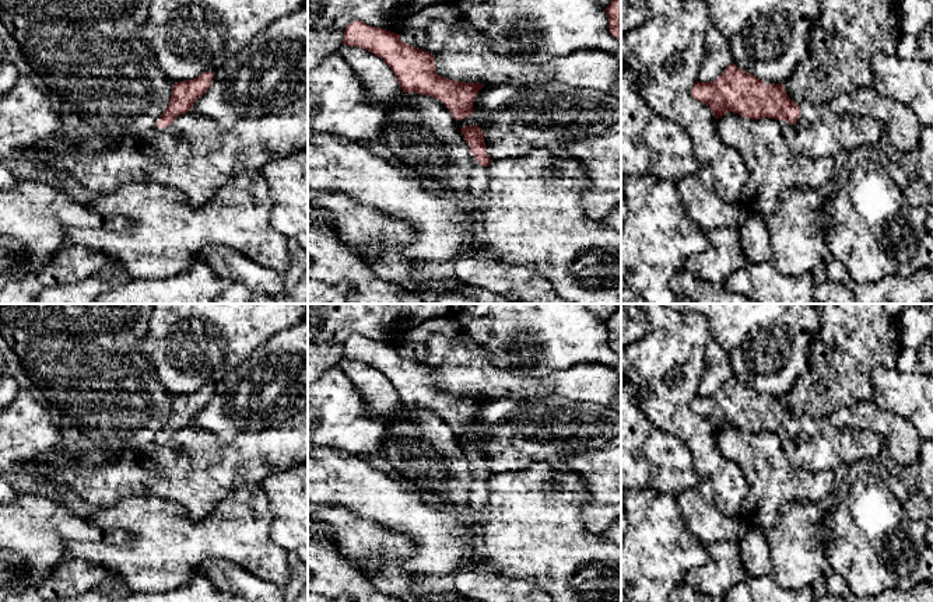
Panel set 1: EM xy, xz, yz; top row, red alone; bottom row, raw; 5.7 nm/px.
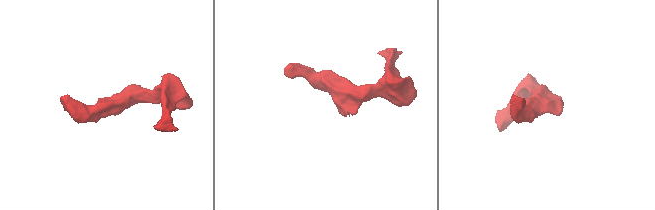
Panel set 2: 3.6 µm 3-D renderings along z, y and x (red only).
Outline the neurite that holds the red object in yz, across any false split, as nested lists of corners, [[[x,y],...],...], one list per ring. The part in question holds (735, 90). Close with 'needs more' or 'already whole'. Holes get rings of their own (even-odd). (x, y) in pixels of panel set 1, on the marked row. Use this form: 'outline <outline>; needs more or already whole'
outline [[[734,63],[713,81],[697,81],[691,88],[691,95],[706,104],[715,119],[733,112],[748,119],[785,120],[795,129],[797,123],[809,125],[824,115],[824,111],[806,101],[792,101],[783,84],[760,80]]]; needs more

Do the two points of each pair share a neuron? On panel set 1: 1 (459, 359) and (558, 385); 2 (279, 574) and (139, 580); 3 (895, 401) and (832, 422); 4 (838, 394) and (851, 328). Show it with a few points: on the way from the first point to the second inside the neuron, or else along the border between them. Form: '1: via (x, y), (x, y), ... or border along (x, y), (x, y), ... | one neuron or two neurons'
1: via (484, 380), (512, 387), (533, 387) | one neuron
2: via (244, 548), (174, 548) | one neuron
3: border along (870, 399), (879, 408), (908, 419) | two neurons
4: via (838, 377), (842, 356), (849, 345) | one neuron

